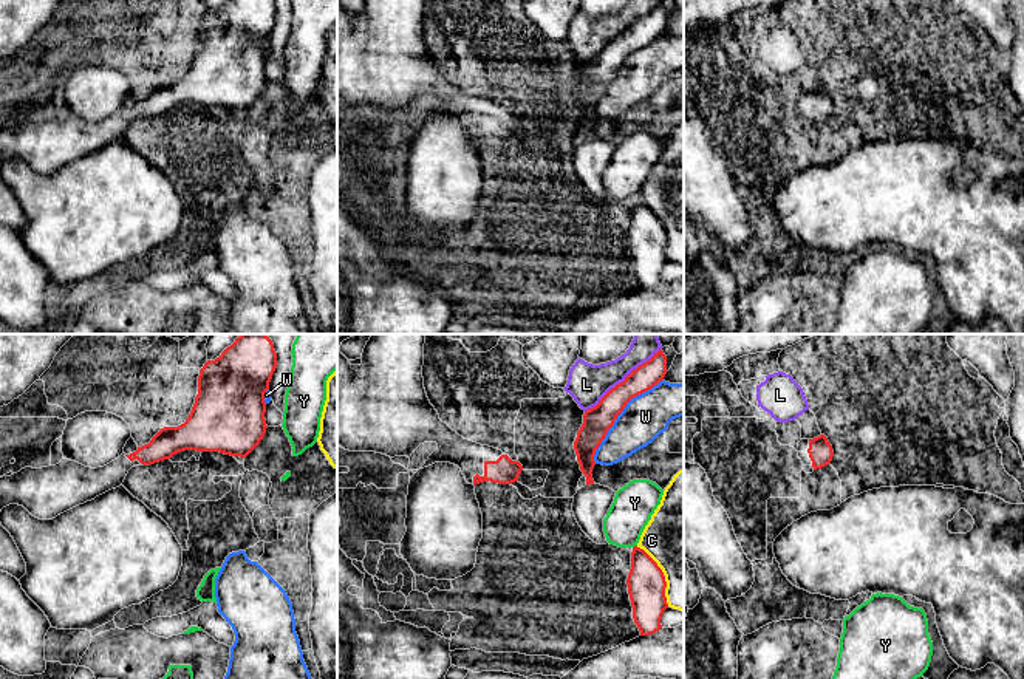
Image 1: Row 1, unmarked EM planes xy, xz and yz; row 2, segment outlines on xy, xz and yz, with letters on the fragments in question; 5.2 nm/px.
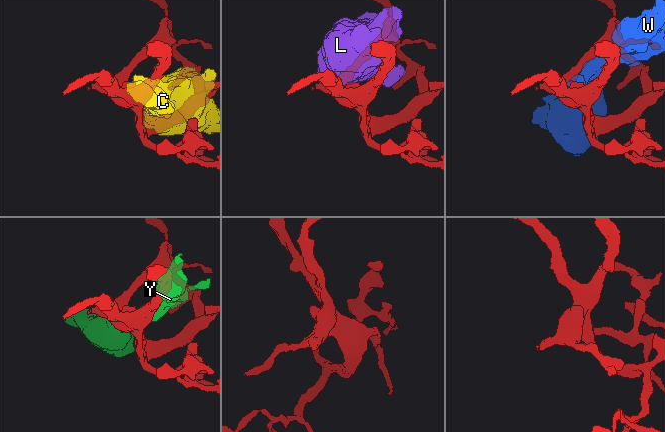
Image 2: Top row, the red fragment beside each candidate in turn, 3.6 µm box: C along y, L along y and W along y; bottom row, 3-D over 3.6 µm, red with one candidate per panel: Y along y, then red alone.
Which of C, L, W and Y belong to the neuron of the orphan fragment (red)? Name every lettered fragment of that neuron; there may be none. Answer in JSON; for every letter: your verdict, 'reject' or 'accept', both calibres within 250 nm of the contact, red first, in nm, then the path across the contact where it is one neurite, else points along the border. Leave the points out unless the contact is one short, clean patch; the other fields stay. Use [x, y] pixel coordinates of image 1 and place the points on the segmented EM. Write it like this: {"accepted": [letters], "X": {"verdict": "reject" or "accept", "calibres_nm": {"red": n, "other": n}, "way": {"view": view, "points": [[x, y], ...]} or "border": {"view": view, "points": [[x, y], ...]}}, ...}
{"accepted": [], "C": {"verdict": "reject", "calibres_nm": {"red": 190, "other": 380}}, "L": {"verdict": "reject", "calibres_nm": {"red": 150, "other": 200}}, "W": {"verdict": "reject", "calibres_nm": {"red": 150, "other": 240}}, "Y": {"verdict": "reject", "calibres_nm": {"red": 190, "other": 220}}}

